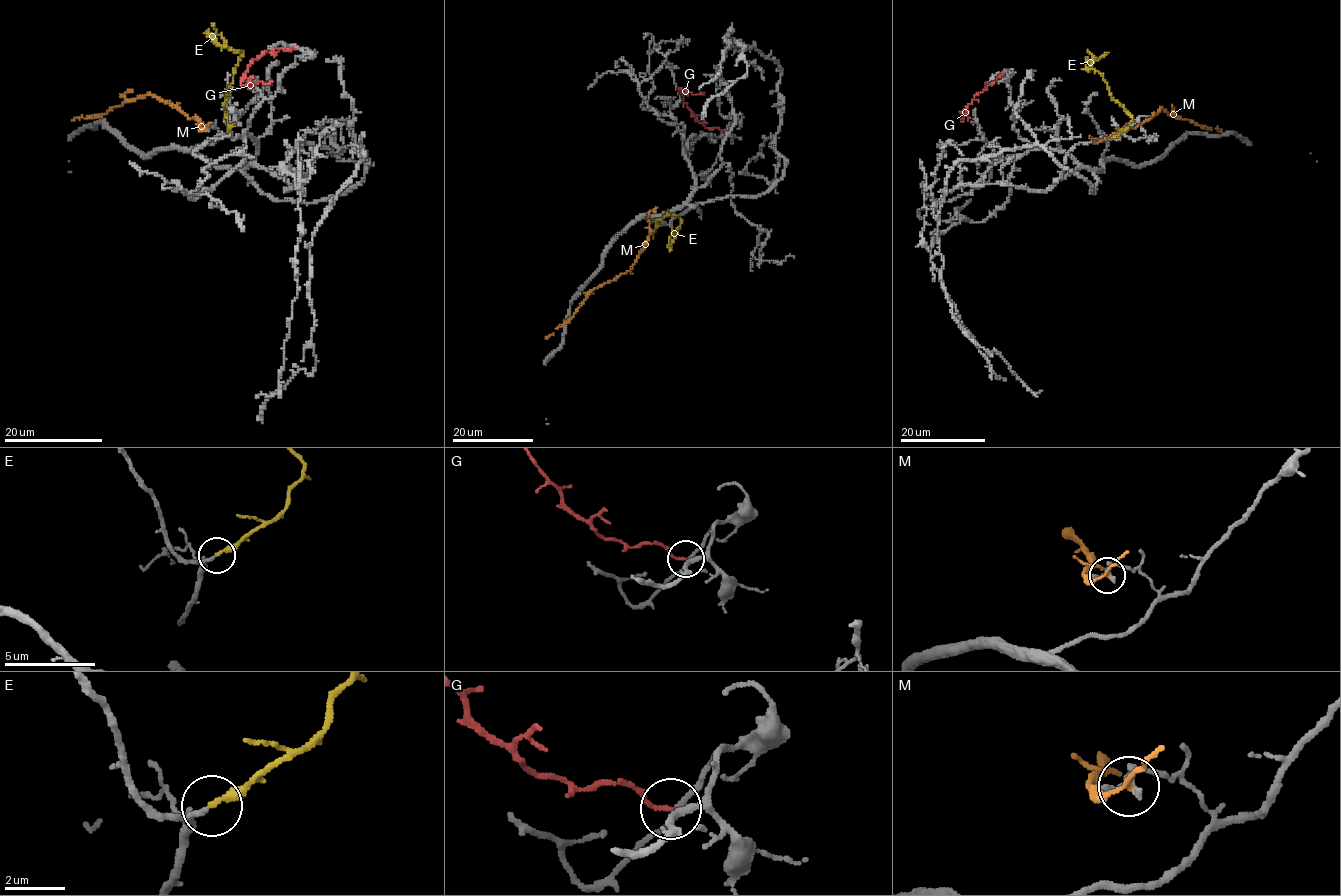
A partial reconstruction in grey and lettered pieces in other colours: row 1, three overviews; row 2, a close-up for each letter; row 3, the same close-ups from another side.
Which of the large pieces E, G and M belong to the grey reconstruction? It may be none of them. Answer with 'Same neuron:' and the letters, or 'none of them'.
Same neuron: E

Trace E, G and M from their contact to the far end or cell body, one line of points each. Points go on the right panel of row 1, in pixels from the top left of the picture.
E: (1111, 138), (1127, 126), (1132, 115), (1111, 95), (1099, 72), (1087, 69), (1108, 53)
G: (1002, 73), (965, 108), (967, 117), (967, 111)
M: (1096, 140), (1134, 128), (1161, 108), (1169, 115), (1221, 132)

